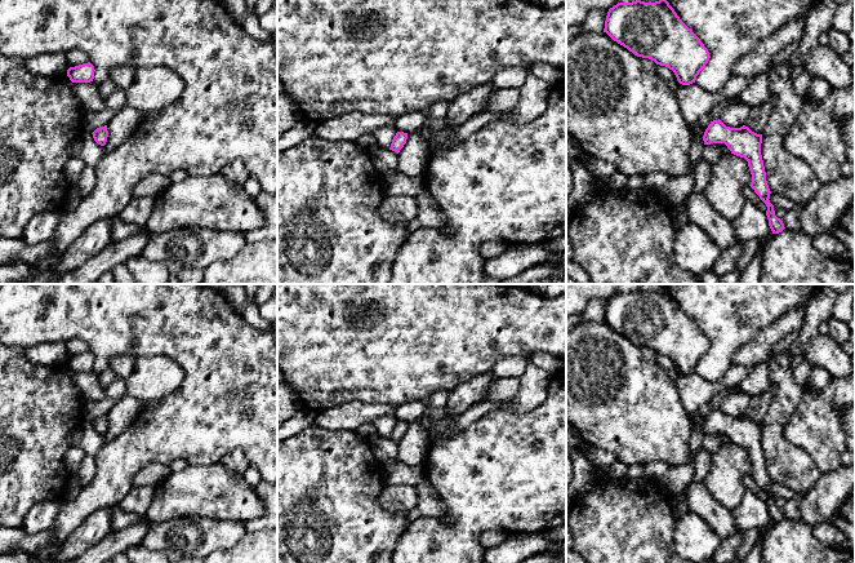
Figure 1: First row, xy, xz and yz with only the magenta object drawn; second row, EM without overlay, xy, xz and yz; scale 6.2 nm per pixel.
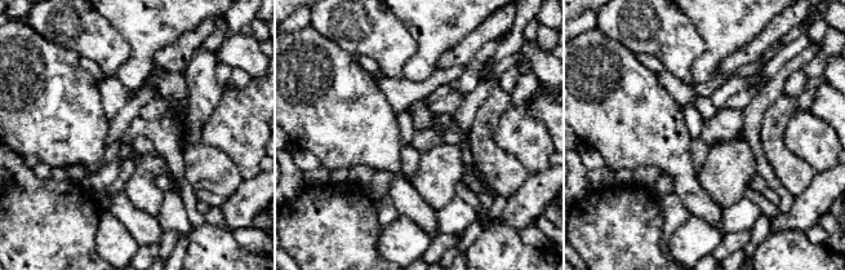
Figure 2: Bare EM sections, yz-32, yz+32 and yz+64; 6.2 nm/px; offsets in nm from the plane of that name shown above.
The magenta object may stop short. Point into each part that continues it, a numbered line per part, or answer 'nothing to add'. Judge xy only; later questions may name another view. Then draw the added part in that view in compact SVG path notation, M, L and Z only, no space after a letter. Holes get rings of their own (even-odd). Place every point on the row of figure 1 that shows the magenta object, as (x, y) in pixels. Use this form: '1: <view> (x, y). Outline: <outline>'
nothing to add

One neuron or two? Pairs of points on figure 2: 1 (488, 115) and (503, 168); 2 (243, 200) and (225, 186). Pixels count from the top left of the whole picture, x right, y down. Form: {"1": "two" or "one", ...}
{"1": "one", "2": "two"}

